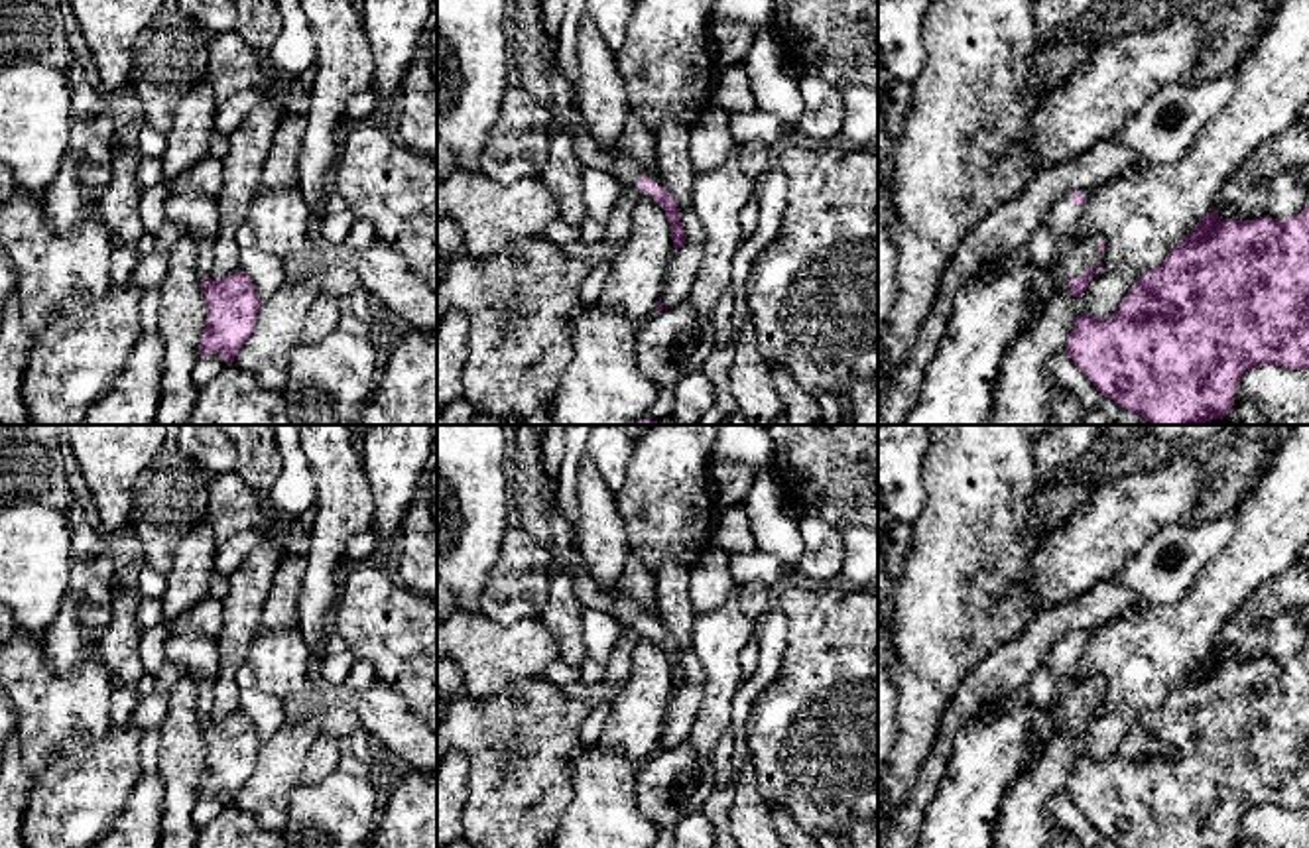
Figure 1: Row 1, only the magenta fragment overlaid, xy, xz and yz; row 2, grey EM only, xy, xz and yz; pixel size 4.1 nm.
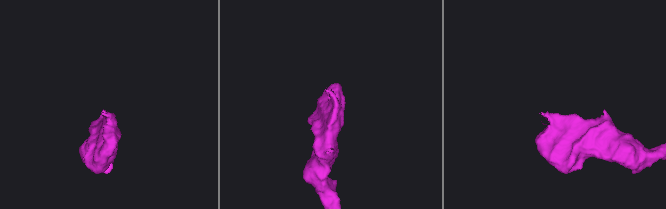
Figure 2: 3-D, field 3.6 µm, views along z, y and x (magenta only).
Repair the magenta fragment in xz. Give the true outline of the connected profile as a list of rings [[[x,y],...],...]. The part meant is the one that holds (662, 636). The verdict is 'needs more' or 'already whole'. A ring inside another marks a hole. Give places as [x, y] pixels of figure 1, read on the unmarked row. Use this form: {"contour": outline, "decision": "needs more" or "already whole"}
{"contour": [[[543,472],[543,482],[551,529],[551,569],[571,578],[575,594],[585,608],[602,610],[624,628],[652,632],[655,643],[665,651],[671,663],[673,689],[679,691],[685,685],[685,675],[679,663],[677,641],[665,628],[657,626],[657,618],[652,618],[636,600],[624,596],[616,586],[610,590],[596,586],[581,551],[575,547],[571,525],[557,508],[557,476]]], "decision": "needs more"}

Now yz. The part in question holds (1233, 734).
{"contour": [[[1309,643],[1285,661],[1220,661],[1213,647],[1157,708],[1140,716],[1114,754],[1075,757],[1065,793],[1122,848],[1232,848],[1242,815],[1254,807],[1309,811]]], "decision": "already whole"}

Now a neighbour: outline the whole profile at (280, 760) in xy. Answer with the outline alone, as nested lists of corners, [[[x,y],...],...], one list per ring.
[[[321,706],[303,716],[287,716],[274,736],[262,740],[254,773],[232,805],[250,813],[266,830],[280,832],[289,795],[301,783],[305,756],[329,726],[331,718]]]

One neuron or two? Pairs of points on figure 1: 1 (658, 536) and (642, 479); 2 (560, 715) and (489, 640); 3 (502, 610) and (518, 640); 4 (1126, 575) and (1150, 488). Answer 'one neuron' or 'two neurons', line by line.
1: one neuron
2: two neurons
3: two neurons
4: two neurons

